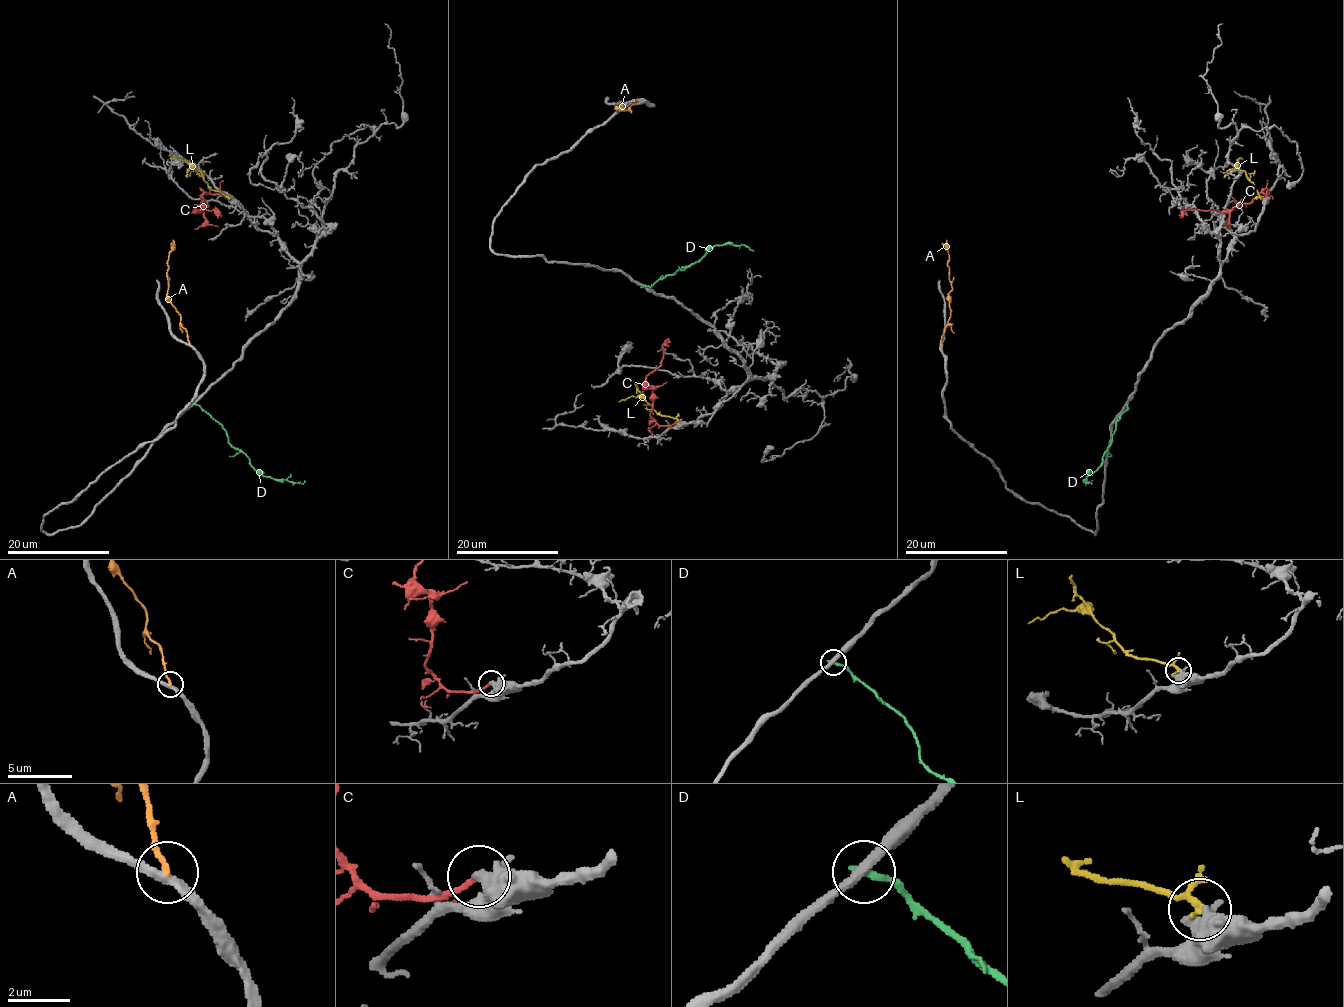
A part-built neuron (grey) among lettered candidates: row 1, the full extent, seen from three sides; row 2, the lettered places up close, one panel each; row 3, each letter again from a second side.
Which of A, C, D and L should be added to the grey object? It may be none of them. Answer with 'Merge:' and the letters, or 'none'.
Merge: none

